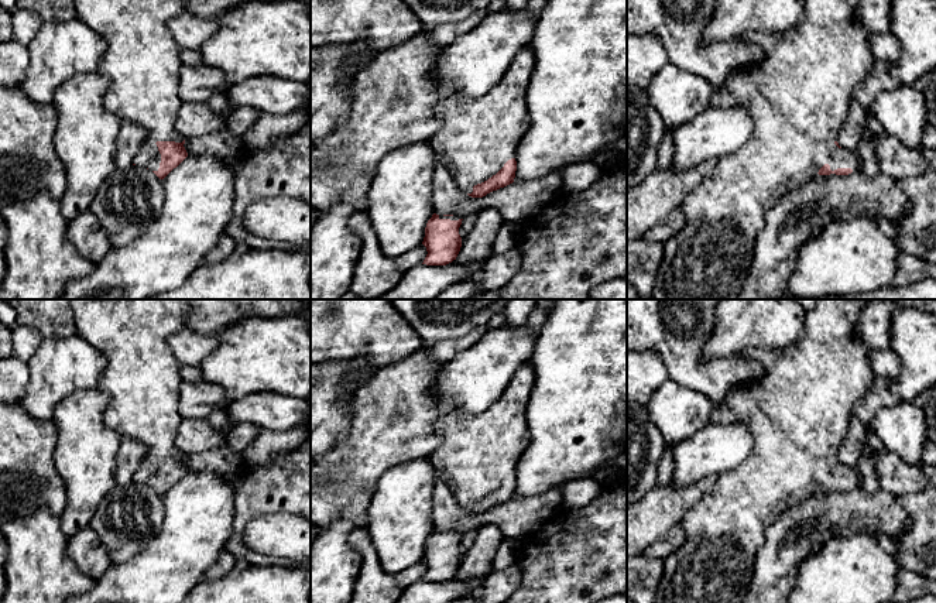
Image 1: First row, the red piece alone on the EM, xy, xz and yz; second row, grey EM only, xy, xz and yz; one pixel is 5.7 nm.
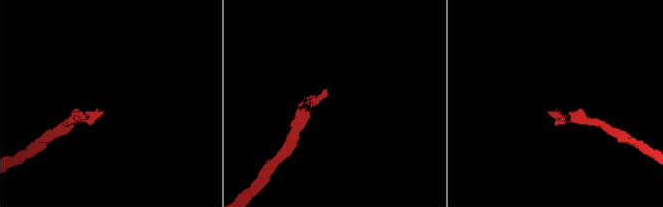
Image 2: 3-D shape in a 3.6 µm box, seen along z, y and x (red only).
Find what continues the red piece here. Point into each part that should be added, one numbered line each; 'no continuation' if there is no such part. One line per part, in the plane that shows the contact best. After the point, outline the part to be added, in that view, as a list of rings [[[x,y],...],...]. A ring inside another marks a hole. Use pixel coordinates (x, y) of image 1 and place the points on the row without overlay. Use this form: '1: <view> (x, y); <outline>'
1: xy (141, 379); [[[71,299],[76,333],[107,360],[96,387],[109,397],[103,421],[120,436],[137,439],[147,448],[147,456],[133,480],[150,487],[158,487],[161,479],[157,458],[185,456],[175,446],[184,421],[179,414],[184,380],[168,338],[189,328],[188,304],[189,299]]]

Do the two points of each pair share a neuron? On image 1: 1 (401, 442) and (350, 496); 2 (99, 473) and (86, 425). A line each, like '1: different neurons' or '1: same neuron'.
1: same neuron
2: same neuron

